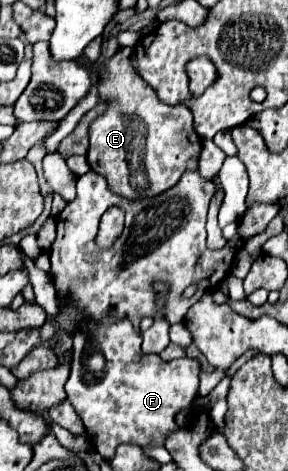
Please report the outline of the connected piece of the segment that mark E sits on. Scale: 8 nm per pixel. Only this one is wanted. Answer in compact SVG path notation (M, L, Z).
M122 48L98 68L98 76L100 76L98 104L104 102L106 110L94 122L90 122L90 128L88 128L90 148L86 156L88 156L90 168L106 176L110 188L116 194L124 198L150 198L172 188L180 180L184 170L198 168L202 140L196 136L196 130L192 126L192 112L188 112L188 108L184 108L182 104L178 106L160 104L152 88L148 88L148 84L144 84L144 80L136 76L136 70L132 68L132 60L134 60L134 48Z

